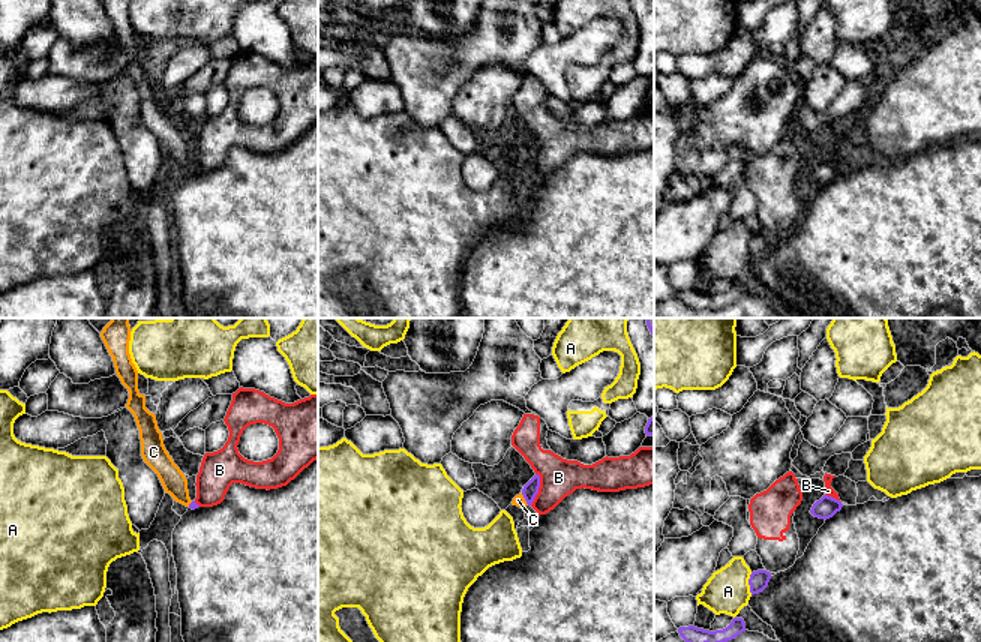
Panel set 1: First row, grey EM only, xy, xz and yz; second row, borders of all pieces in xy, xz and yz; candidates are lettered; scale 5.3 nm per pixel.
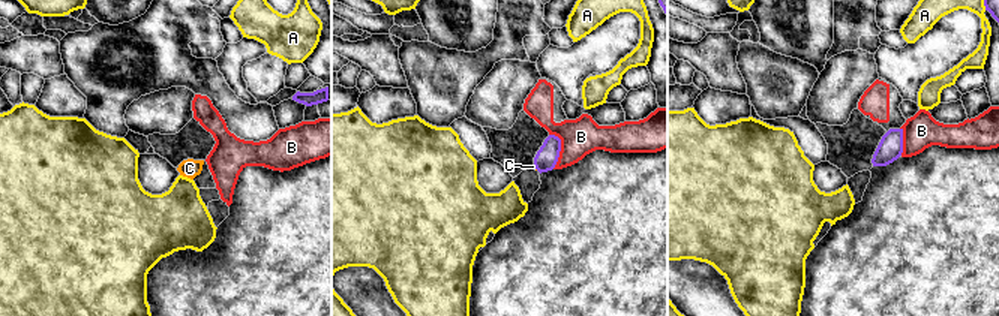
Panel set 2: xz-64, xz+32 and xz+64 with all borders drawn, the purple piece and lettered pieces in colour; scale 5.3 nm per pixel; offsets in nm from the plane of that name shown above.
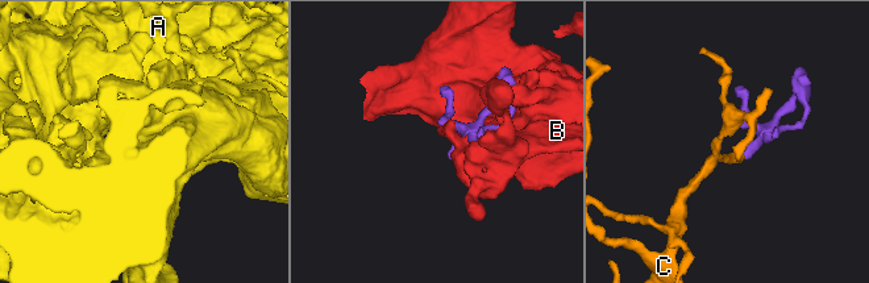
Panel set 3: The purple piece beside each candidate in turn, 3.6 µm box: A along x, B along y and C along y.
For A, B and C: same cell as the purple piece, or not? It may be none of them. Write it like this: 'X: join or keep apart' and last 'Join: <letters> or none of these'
A: keep apart
B: keep apart
C: join
Join: C

